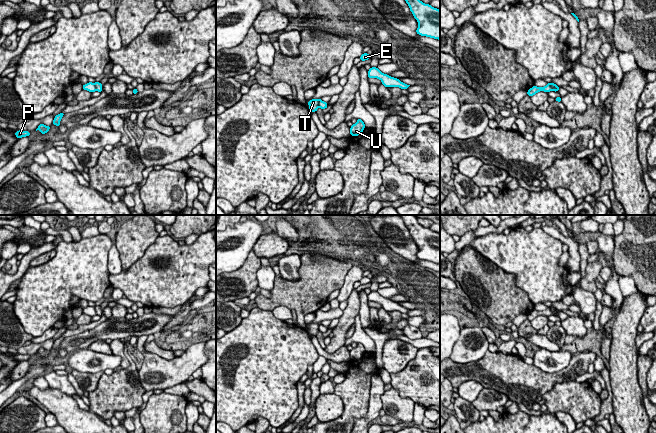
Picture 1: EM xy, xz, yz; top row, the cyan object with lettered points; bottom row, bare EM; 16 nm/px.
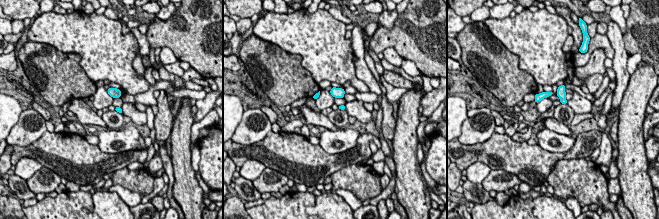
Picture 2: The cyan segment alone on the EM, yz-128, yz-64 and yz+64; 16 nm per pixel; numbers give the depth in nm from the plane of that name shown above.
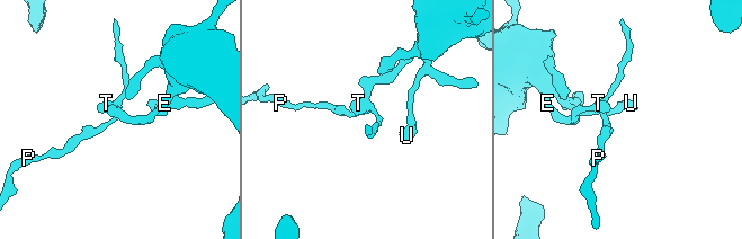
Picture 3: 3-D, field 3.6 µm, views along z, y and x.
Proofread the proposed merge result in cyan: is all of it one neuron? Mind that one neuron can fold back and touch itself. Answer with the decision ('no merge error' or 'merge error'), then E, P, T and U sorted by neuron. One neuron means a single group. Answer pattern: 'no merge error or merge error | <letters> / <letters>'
merge error | E T U / P

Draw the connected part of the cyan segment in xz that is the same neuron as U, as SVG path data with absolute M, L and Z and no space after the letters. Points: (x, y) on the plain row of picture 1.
M357 343L357 347L353 348L350 351L350 359L358 360L363 356L364 353L365 353L365 348L364 348L363 344Z

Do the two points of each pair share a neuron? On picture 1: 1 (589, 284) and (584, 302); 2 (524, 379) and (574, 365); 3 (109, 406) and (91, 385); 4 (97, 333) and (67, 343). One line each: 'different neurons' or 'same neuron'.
1: different neurons
2: same neuron
3: different neurons
4: same neuron

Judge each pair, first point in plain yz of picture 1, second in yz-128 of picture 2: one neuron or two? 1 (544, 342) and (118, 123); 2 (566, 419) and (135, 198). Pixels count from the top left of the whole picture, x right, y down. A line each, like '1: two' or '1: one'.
1: two
2: one

